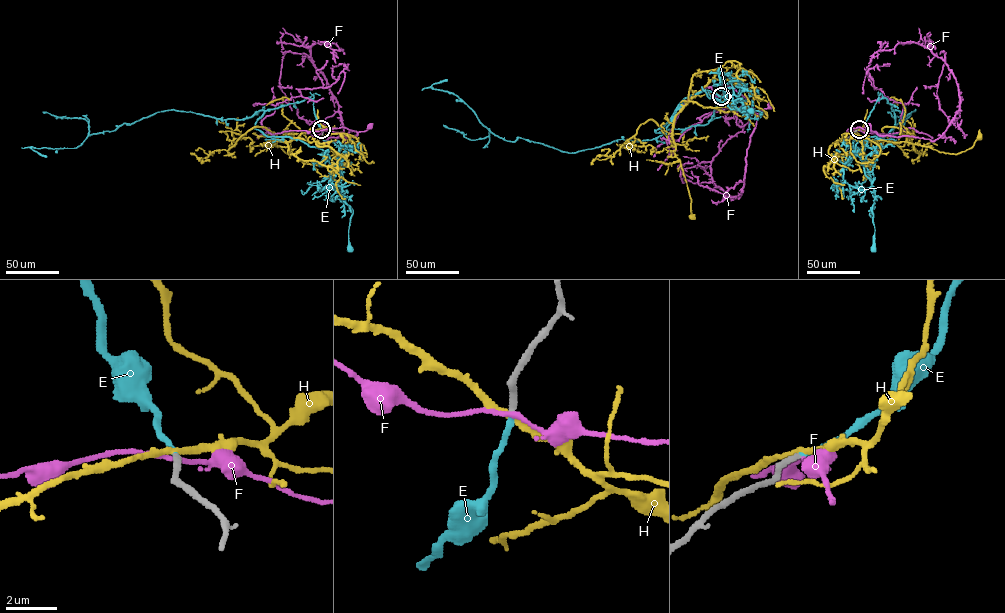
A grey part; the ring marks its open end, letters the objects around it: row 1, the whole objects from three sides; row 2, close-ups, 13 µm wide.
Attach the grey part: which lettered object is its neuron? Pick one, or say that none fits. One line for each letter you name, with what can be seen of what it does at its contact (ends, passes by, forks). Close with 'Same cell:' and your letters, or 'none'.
E: it ends there
Same cell: E

